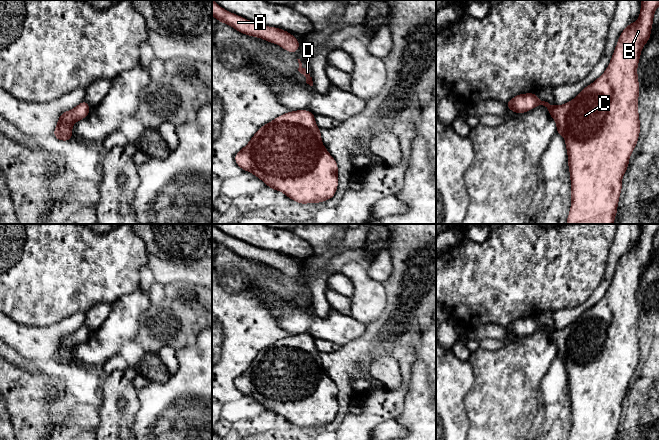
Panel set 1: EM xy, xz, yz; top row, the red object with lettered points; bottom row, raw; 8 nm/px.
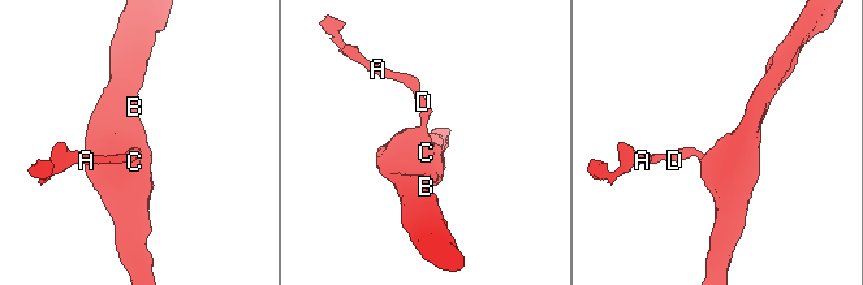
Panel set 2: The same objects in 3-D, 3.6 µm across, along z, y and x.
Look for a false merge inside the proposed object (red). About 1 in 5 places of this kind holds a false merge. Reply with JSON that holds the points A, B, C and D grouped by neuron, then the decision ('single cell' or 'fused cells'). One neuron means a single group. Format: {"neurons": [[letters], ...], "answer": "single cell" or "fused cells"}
{"neurons": [["A", "B", "C", "D"]], "answer": "single cell"}

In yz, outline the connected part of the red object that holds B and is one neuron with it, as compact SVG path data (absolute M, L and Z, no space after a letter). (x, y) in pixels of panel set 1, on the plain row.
M641 224L641 234L638 244L630 247L622 255L605 296L592 308L587 309L579 319L564 329L551 330L540 324L536 317L519 318L510 323L506 330L517 338L528 336L537 329L548 333L550 340L555 344L556 357L565 362L568 379L568 391L571 404L572 427L568 440L616 440L618 425L622 413L622 401L627 395L629 381L636 371L640 358L640 343L638 338L639 306L637 291L641 274L651 260L651 252L659 224Z

